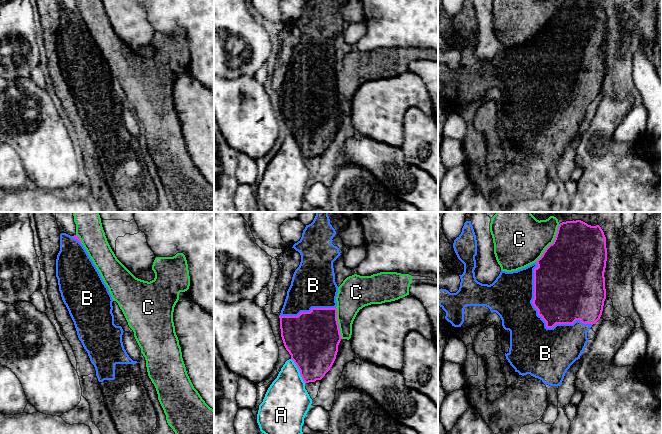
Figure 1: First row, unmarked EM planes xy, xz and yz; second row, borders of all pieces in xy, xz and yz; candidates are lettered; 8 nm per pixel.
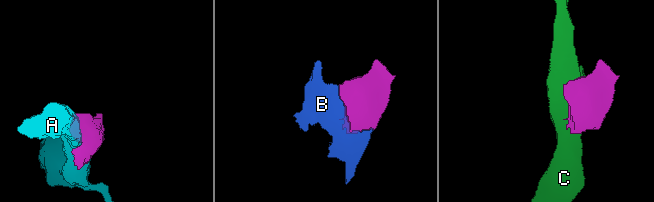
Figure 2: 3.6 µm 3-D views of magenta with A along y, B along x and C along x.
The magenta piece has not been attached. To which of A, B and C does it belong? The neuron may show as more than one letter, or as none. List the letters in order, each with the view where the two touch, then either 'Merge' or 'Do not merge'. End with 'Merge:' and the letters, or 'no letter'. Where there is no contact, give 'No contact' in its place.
A: Touches magenta in xz. Do not merge
B: Touches magenta in yz. Merge
C: Touches magenta in yz. Do not merge
Merge: B

